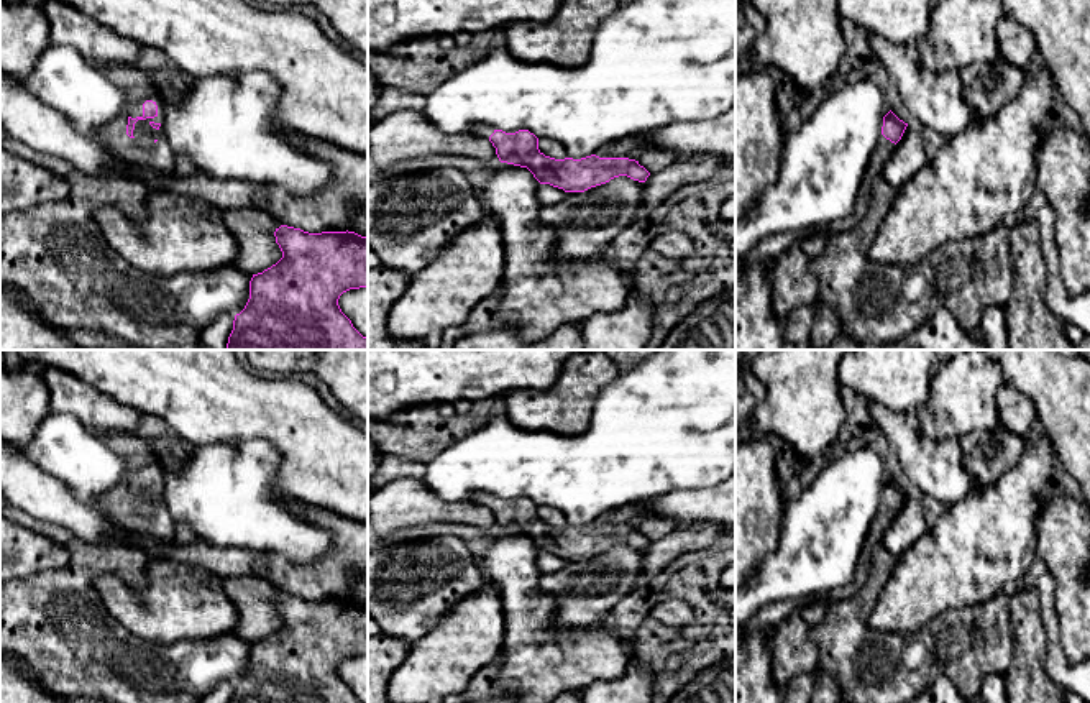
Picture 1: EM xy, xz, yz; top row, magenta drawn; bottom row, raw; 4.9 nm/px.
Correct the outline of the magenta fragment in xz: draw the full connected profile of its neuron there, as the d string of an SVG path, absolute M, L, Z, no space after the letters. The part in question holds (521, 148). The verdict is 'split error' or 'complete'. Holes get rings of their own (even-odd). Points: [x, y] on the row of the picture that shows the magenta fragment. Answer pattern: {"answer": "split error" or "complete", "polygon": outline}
{"answer": "split error", "polygon": "M488 125L473 126L473 135L488 138L501 163L527 168L540 184L550 184L565 192L584 192L627 176L645 182L650 172L629 158L599 158L596 154L573 159L555 159L538 149L538 138L529 130L506 133Z"}

